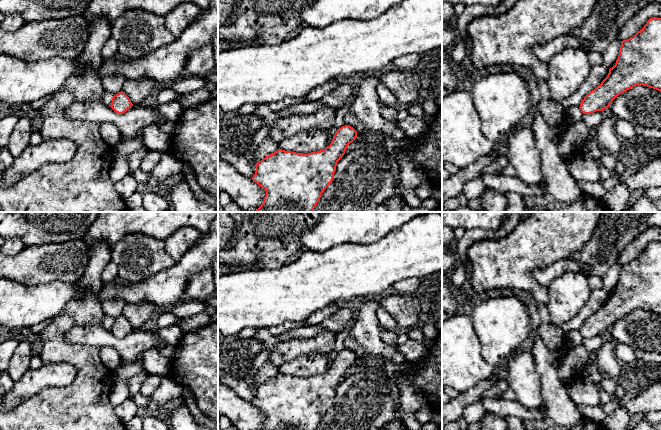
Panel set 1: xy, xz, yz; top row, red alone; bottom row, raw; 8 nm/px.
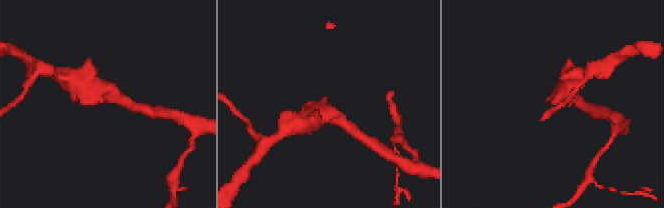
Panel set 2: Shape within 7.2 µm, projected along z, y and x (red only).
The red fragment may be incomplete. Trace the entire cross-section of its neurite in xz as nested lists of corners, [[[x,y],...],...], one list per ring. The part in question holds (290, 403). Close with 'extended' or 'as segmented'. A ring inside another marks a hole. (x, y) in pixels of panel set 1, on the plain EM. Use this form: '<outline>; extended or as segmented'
[[[345,349],[337,353],[330,369],[323,374],[301,378],[279,372],[263,382],[256,388],[251,402],[266,415],[261,430],[316,430],[321,418],[333,405],[338,385],[356,361],[357,355]]]; as segmented

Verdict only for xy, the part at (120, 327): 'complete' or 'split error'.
complete

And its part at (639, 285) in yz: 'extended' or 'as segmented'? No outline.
as segmented

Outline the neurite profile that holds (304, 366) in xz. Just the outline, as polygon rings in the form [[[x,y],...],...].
[[[309,354],[302,355],[278,367],[279,372],[301,378],[308,378],[325,373],[330,369],[333,361],[329,355]]]

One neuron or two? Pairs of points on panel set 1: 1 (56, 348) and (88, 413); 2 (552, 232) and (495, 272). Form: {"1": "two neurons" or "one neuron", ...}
{"1": "one neuron", "2": "one neuron"}

